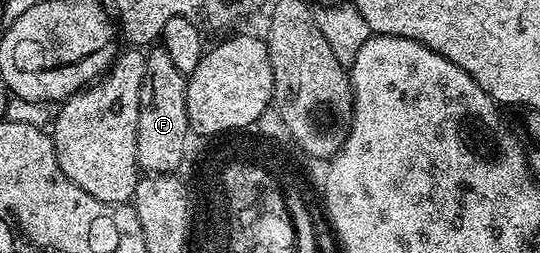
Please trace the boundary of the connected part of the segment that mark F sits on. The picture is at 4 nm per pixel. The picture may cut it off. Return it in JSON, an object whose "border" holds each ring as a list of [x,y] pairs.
{"border":[[[153,46],[145,57],[143,86],[139,90],[139,126],[137,127],[137,166],[145,174],[173,174],[185,156],[185,143],[191,137],[185,95],[186,73],[171,62],[164,46]]]}

